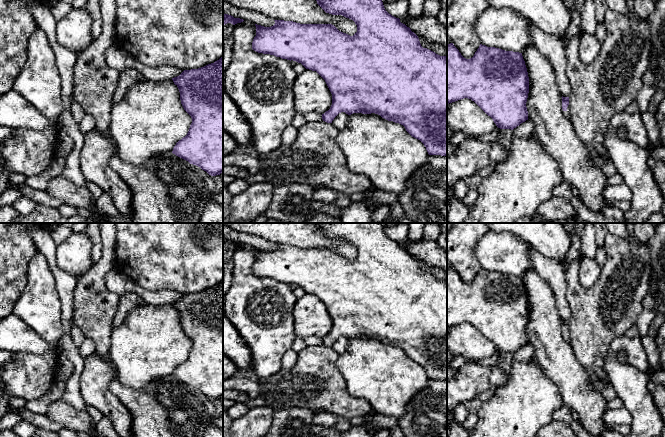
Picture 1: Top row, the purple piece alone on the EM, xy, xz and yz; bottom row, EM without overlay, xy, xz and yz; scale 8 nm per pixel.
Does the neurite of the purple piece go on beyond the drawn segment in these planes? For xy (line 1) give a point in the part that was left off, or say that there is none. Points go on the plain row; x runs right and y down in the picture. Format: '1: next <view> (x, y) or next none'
1: next none

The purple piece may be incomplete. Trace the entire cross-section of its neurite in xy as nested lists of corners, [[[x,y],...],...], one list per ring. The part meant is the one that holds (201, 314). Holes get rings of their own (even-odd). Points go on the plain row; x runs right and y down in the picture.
[[[223,280],[204,291],[184,294],[172,304],[179,313],[184,334],[192,342],[187,359],[176,367],[172,377],[211,400],[220,399],[223,396]]]

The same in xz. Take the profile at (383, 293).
[[[316,223],[316,225],[326,237],[342,239],[353,244],[357,249],[357,256],[353,260],[350,260],[339,255],[332,248],[300,248],[293,245],[274,244],[275,248],[271,251],[255,248],[256,260],[252,266],[252,273],[258,277],[270,278],[301,287],[306,293],[316,295],[325,304],[332,318],[332,329],[328,335],[322,338],[323,345],[332,347],[334,342],[341,336],[345,336],[348,339],[353,337],[375,337],[388,345],[403,349],[412,361],[424,368],[429,379],[447,381],[447,280],[440,280],[427,272],[423,272],[418,260],[409,251],[401,247],[399,242],[392,240],[385,234],[381,223]]]

